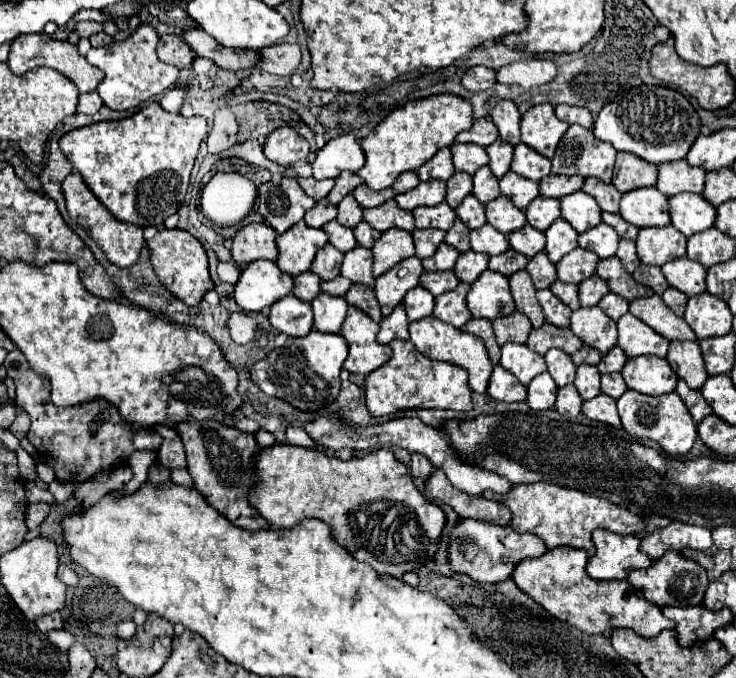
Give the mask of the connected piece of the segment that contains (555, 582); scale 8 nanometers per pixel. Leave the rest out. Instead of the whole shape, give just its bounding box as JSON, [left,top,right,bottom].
[511,546,675,638]

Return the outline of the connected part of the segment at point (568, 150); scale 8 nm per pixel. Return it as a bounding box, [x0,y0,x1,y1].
[551,124,617,182]

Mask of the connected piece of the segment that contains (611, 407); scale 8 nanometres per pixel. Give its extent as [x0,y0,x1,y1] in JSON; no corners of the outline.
[583,394,621,428]

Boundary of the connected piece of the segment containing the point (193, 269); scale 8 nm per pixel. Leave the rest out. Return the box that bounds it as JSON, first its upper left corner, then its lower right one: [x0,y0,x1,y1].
[149,228,213,306]

